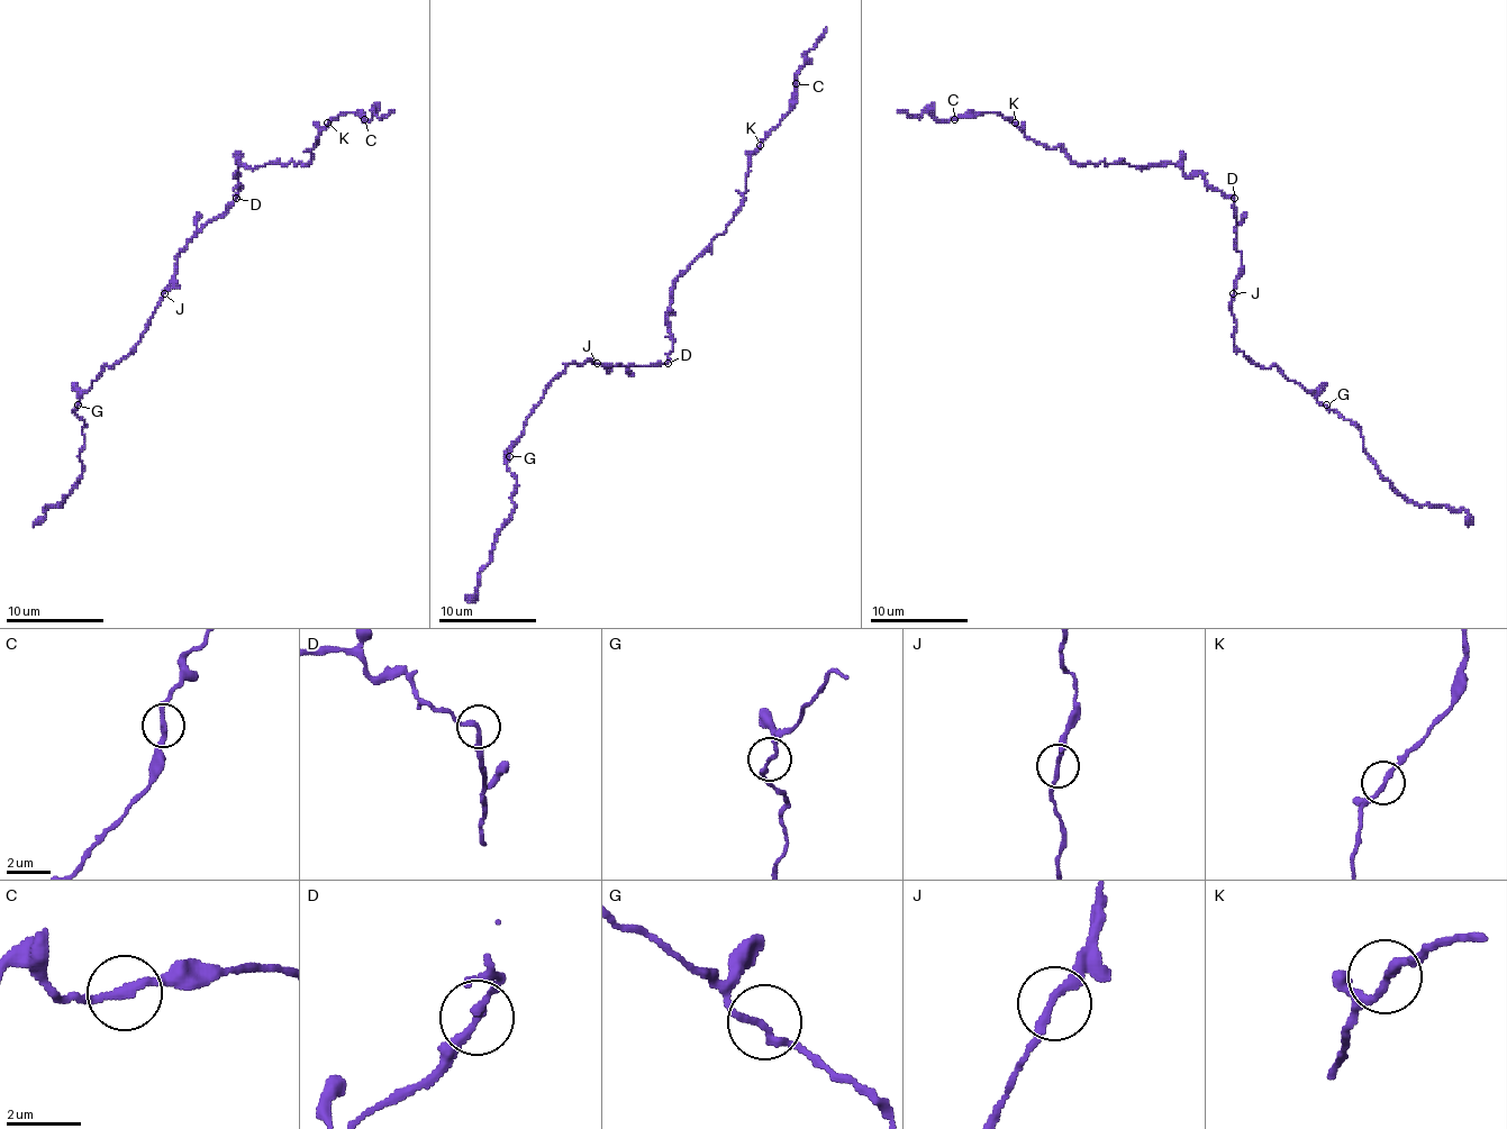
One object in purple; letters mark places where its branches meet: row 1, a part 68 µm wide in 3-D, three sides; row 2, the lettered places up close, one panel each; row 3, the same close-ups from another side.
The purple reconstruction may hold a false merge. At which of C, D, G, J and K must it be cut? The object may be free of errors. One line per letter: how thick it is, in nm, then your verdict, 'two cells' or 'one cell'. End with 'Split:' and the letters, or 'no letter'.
C: 240 nm thick; one cell
D: 200 nm thick; one cell
G: 180 nm thick; one cell
J: 220 nm thick; one cell
K: 220 nm thick; one cell
Split: no letter

